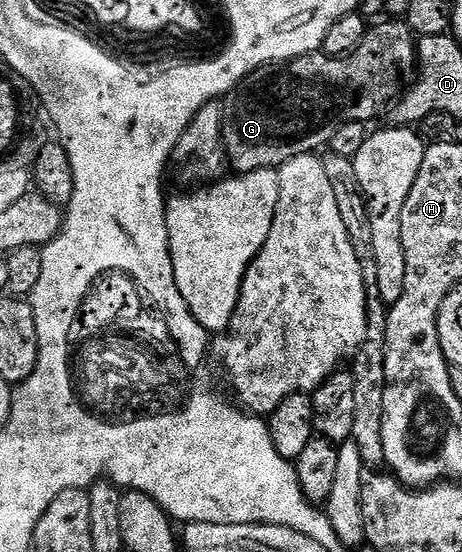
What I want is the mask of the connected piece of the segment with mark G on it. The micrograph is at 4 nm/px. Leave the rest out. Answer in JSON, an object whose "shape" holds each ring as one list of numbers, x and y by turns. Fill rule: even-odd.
{"shape":[[386,21,370,28,367,36,361,41,361,45,352,55,328,55,326,53,316,53,314,55,302,55,299,59,288,59,286,63,276,63,270,69,262,73,252,74,243,80,230,95,226,96,222,104,223,109,223,149,227,153,227,161,232,172,248,175,251,171,269,171,278,169,283,164,288,163,293,157,298,155,309,155,318,152,318,147,326,148,330,144,333,133,341,129,343,123,366,123,370,124,371,119,375,119,383,110,390,108,392,104,400,98,401,88,408,82,407,74,414,72,417,67,417,36,406,22]]}

